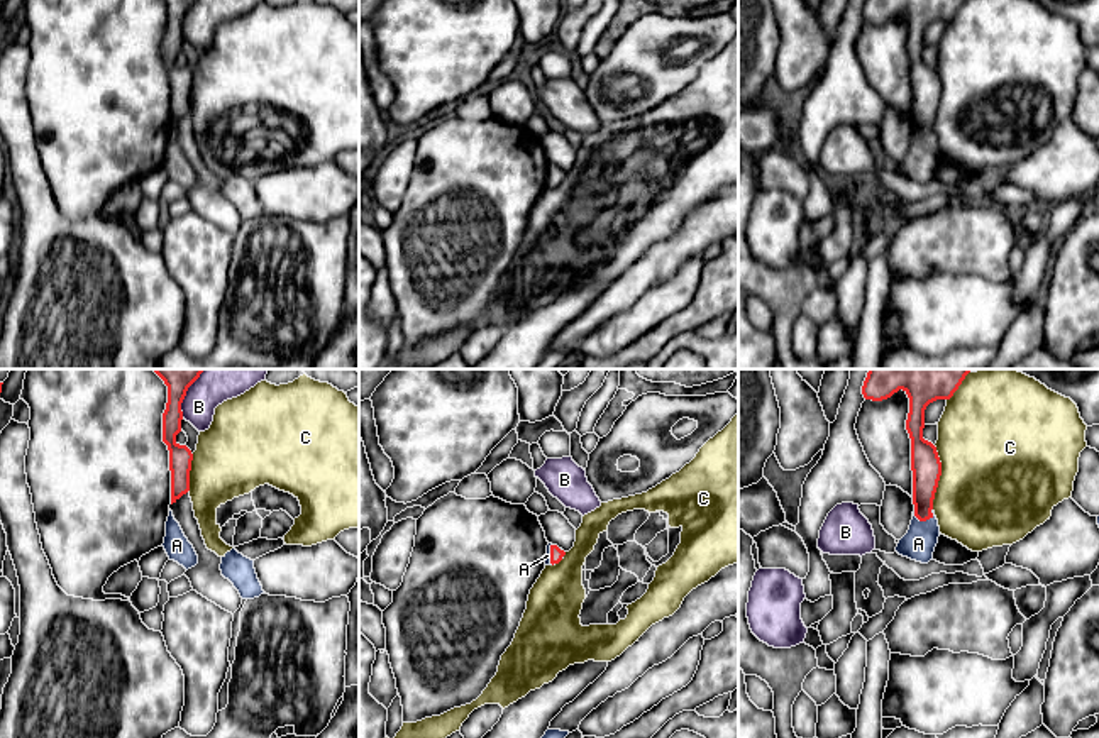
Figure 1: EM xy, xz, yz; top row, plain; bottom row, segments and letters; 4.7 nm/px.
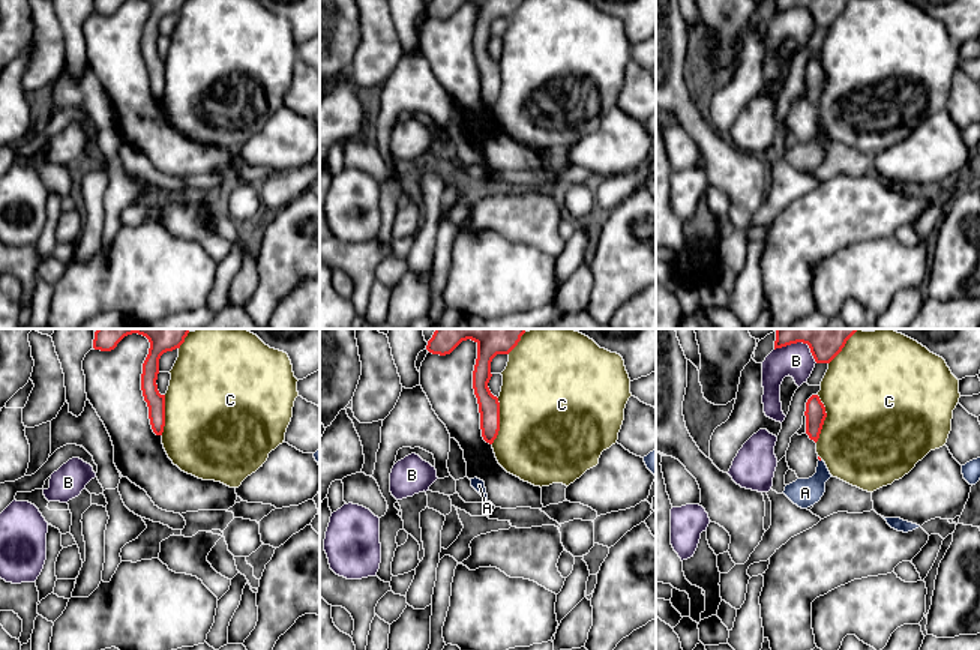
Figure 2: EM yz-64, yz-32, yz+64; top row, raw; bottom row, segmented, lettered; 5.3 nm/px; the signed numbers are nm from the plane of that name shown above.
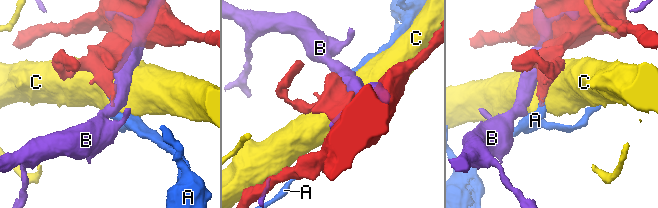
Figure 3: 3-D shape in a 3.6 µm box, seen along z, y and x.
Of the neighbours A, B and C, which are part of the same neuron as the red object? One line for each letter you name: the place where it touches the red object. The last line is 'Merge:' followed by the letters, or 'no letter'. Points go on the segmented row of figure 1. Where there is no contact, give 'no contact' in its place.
Merge: no letter

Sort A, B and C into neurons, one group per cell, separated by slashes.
A / B / C

